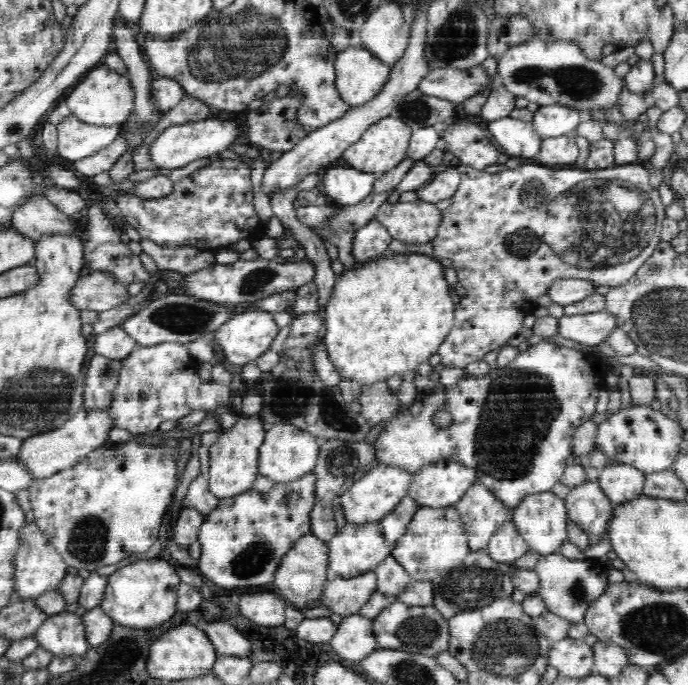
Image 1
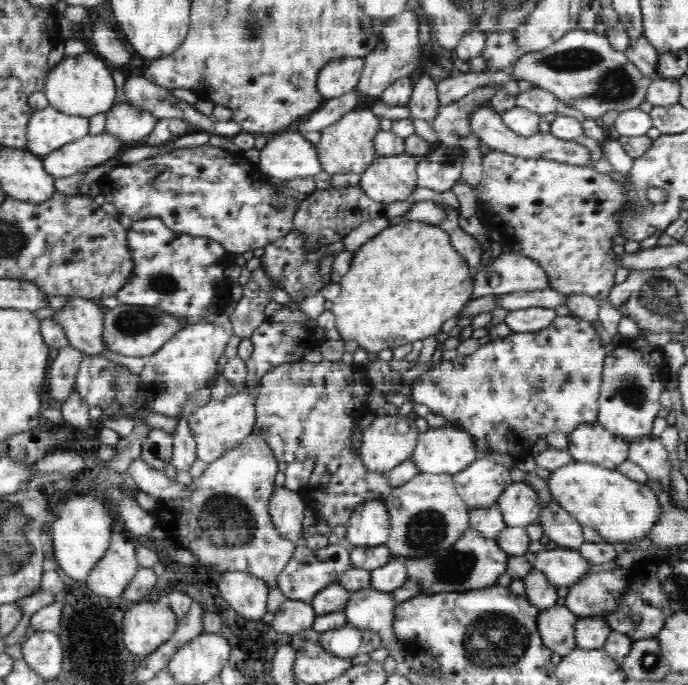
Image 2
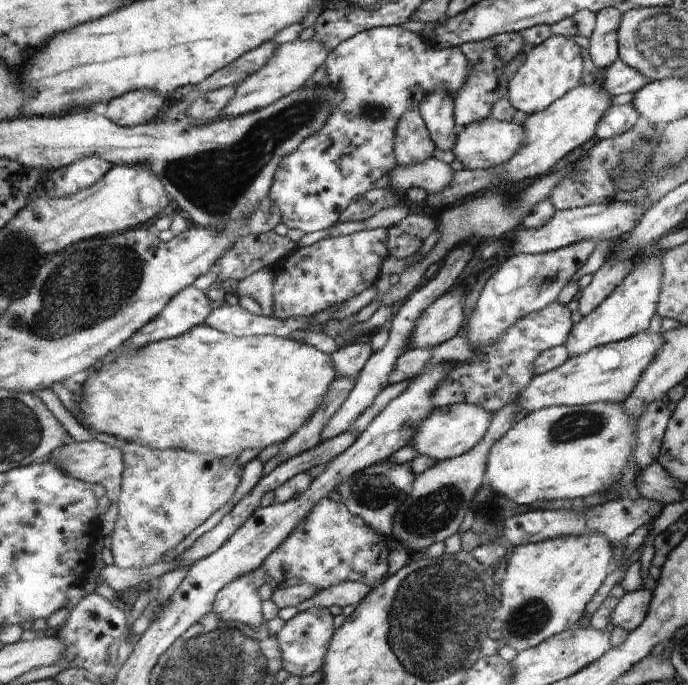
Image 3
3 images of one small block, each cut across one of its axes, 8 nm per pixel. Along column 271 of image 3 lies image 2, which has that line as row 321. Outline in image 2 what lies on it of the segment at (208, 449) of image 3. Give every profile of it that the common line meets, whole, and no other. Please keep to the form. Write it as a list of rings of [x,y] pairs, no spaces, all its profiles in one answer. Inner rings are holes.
[[[402,221],[395,225],[389,225],[382,230],[378,235],[373,237],[370,241],[360,246],[359,250],[354,252],[352,264],[349,271],[341,278],[339,285],[341,286],[341,293],[332,300],[332,308],[330,311],[335,316],[335,327],[337,328],[340,336],[344,340],[354,340],[360,347],[369,352],[382,352],[382,350],[394,350],[398,346],[416,342],[416,340],[424,340],[428,336],[438,334],[442,324],[448,319],[456,319],[458,312],[466,306],[466,302],[472,299],[473,282],[472,275],[473,269],[467,264],[451,245],[450,237],[436,224],[423,224],[422,222],[407,222]]]

